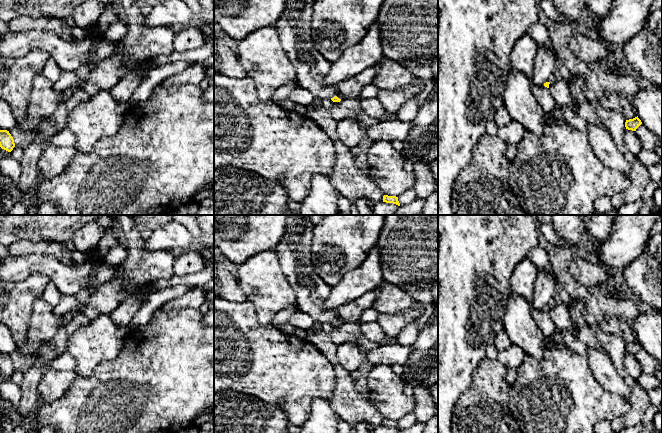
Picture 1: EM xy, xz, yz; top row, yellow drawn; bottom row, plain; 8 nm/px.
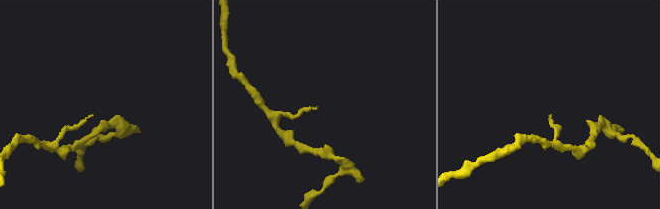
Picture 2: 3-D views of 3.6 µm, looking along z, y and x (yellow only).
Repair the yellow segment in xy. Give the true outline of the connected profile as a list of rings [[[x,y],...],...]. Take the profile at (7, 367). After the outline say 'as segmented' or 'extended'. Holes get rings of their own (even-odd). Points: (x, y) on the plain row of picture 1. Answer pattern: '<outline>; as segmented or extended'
[[[0,354],[0,371],[8,376],[15,371],[14,363],[7,354]]]; as segmented

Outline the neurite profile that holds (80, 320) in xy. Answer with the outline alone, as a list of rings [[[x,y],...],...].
[[[79,314],[76,315],[67,325],[66,331],[70,336],[74,334],[80,327],[87,325],[91,320],[85,315]]]

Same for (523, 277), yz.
[[[524,258],[518,263],[511,275],[511,291],[524,298],[529,305],[531,315],[546,337],[549,337],[555,330],[555,324],[549,313],[536,310],[532,305],[535,281],[538,278],[539,270],[529,258]]]

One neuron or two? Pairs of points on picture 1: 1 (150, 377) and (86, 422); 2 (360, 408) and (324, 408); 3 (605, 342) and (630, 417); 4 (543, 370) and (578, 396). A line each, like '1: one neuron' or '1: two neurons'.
1: one neuron
2: two neurons
3: one neuron
4: one neuron

